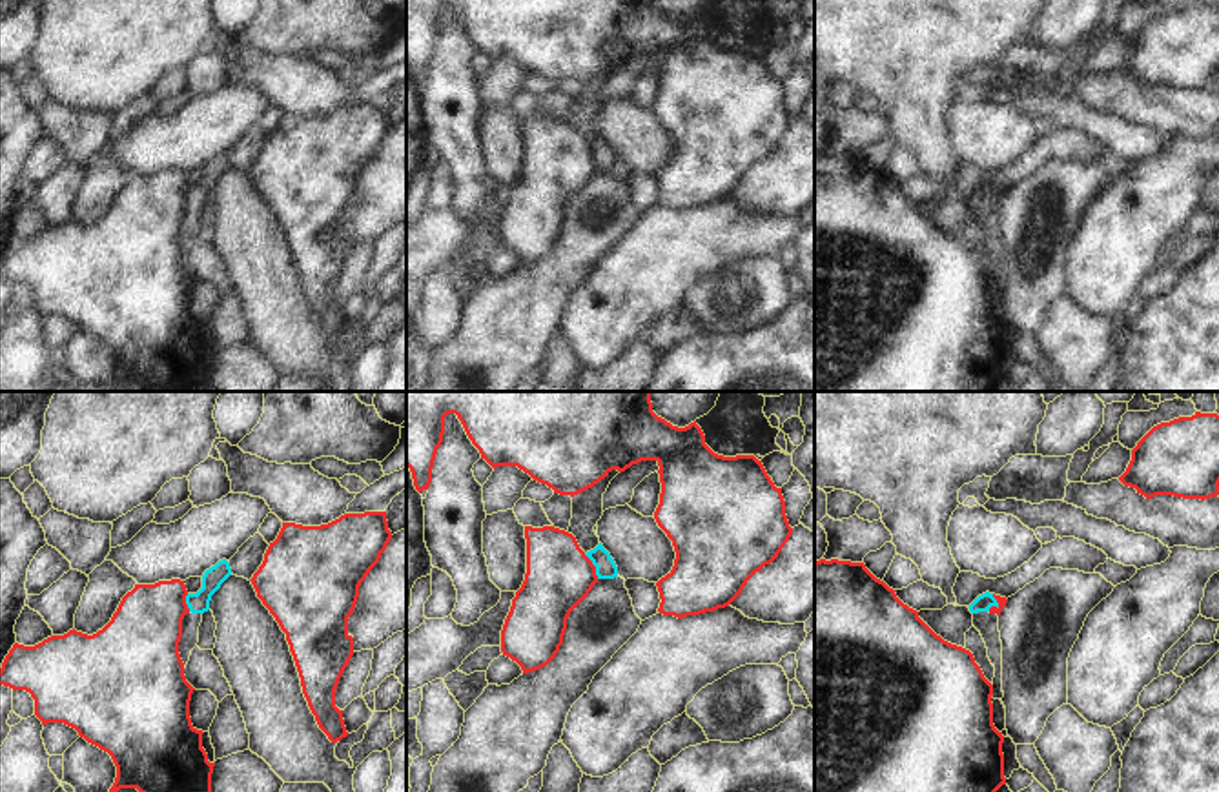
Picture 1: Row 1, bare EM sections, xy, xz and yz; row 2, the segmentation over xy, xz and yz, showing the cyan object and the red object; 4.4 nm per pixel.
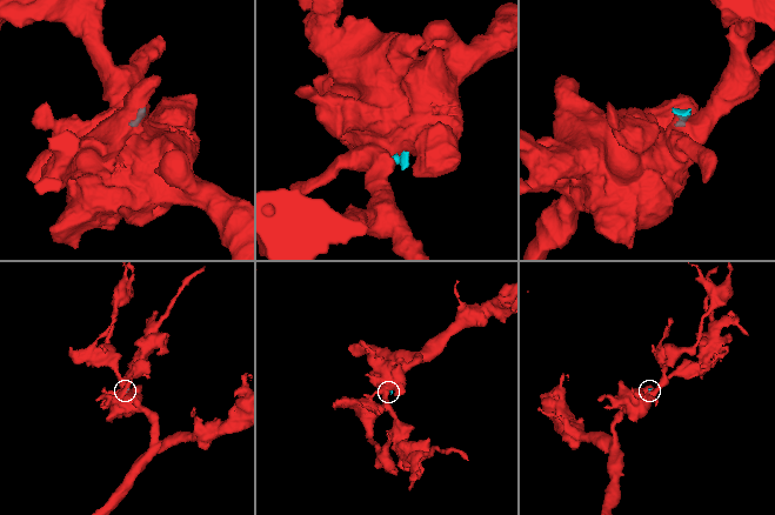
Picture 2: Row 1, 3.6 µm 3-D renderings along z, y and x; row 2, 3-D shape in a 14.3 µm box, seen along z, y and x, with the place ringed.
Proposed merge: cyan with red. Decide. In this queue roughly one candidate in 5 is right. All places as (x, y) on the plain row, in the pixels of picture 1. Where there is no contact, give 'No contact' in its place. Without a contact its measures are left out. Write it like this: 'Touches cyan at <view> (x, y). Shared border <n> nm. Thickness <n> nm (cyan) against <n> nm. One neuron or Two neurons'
Touches cyan at xz (594, 157). Shared border 130 nm. Thickness 100 nm (cyan) against 300 nm. Two neurons.

